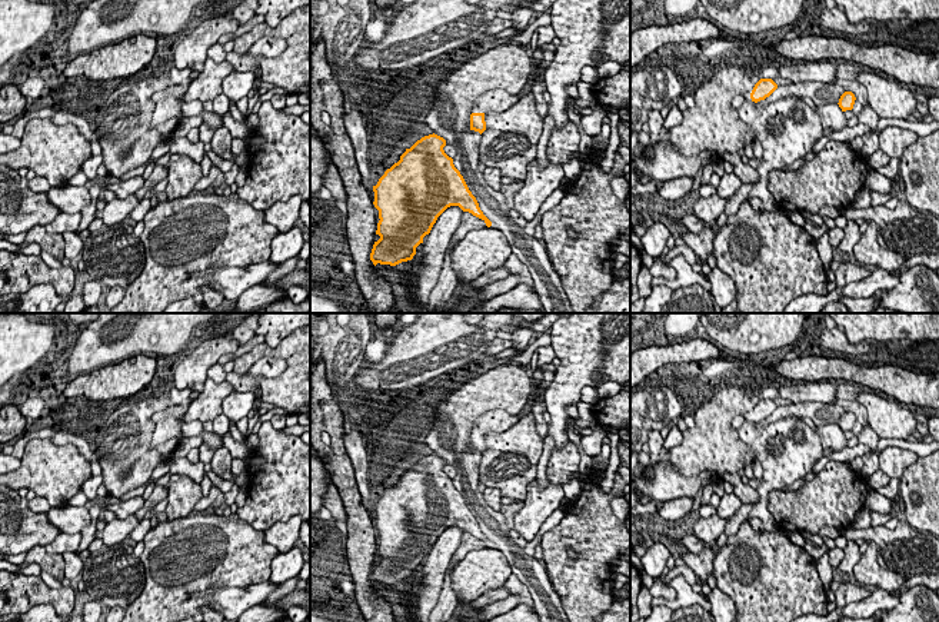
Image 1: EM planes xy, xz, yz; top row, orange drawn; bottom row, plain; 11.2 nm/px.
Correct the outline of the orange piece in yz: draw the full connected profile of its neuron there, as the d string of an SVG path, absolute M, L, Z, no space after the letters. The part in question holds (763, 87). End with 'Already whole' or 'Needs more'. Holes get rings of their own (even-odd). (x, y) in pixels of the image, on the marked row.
M760 79L750 92L735 96L730 106L737 110L745 102L757 103L769 97L776 89L777 84L772 79Z. Needs more

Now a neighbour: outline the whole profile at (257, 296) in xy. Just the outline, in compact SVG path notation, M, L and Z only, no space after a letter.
M256 285L242 293L237 299L234 310L239 313L254 312L259 307L266 307L272 303L287 297L286 289L279 285Z

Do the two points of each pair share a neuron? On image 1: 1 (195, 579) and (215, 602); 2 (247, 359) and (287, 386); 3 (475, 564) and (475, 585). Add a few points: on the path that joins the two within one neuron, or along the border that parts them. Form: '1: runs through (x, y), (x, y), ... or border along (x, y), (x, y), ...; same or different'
1: border along (240, 586), (219, 586), (209, 592), (203, 602); different
2: runs through (265, 352), (282, 352), (290, 361), (290, 369); same
3: runs through (475, 569), (475, 579); same

